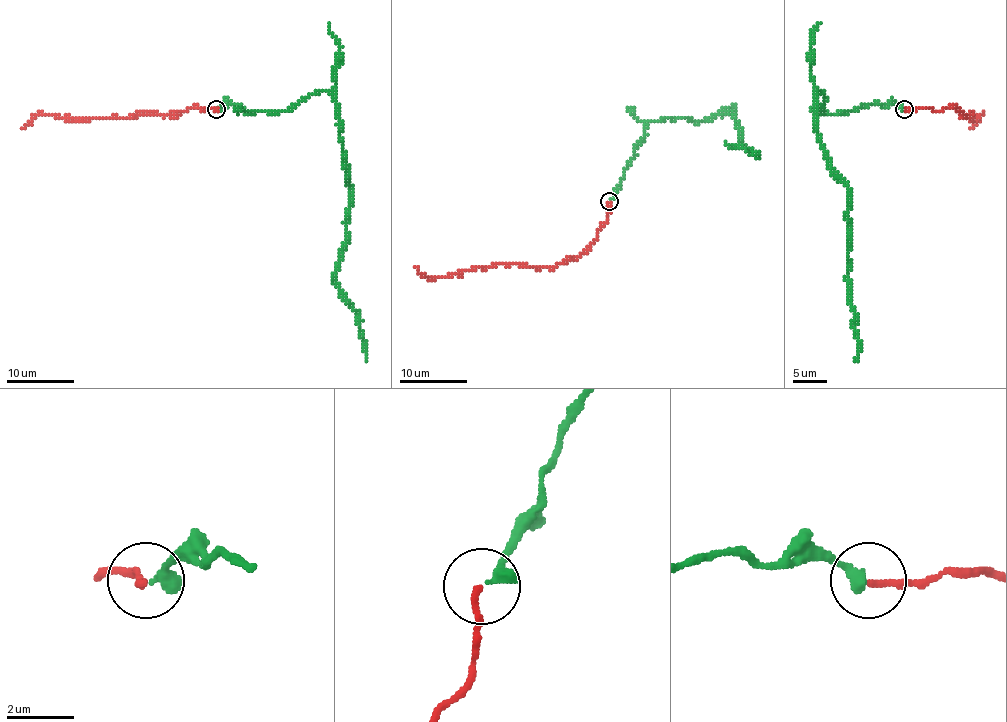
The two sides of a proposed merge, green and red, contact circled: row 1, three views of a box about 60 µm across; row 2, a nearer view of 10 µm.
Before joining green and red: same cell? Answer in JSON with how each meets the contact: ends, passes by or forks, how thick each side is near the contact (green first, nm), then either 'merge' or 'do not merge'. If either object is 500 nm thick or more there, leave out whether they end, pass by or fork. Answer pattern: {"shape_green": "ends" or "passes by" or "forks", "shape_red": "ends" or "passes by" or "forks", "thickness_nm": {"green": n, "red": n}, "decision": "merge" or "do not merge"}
{"shape_green": "ends", "shape_red": "ends", "thickness_nm": {"green": 400, "red": 190}, "decision": "merge"}

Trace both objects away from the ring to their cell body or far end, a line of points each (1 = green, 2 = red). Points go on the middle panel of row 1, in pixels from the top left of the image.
1: (610, 200), (650, 122), (704, 120), (731, 113), (741, 130), (743, 146), (728, 146), (758, 154)
2: (610, 201), (606, 222), (596, 239), (579, 255), (554, 267), (525, 264), (459, 269), (430, 277), (415, 267)

